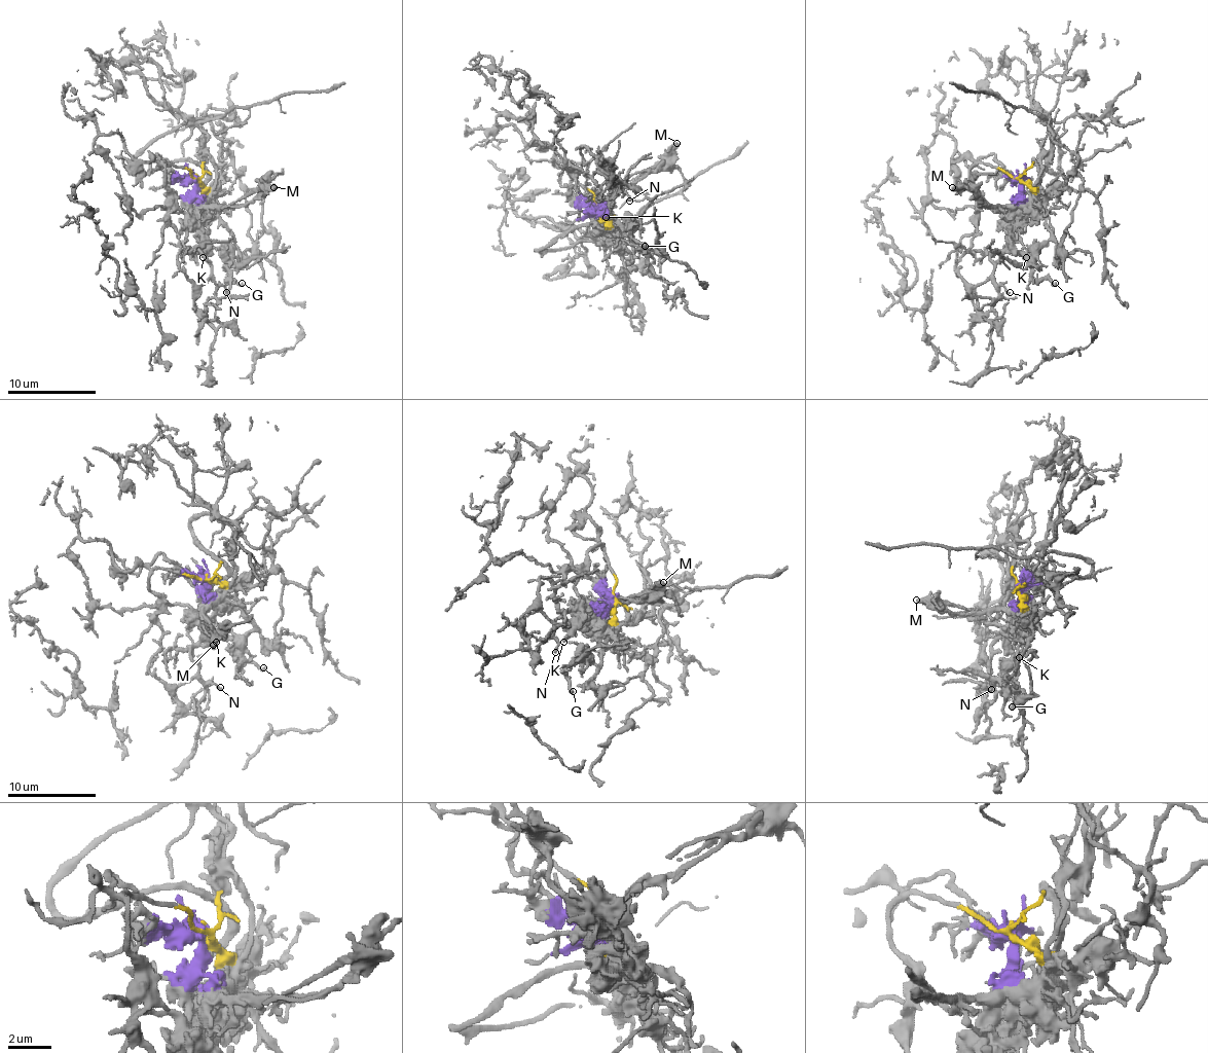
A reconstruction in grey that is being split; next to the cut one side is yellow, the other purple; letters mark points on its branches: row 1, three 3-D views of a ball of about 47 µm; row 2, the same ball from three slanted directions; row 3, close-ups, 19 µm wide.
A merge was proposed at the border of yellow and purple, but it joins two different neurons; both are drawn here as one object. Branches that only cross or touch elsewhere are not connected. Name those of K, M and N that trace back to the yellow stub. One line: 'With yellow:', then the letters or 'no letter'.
With yellow: no letter

